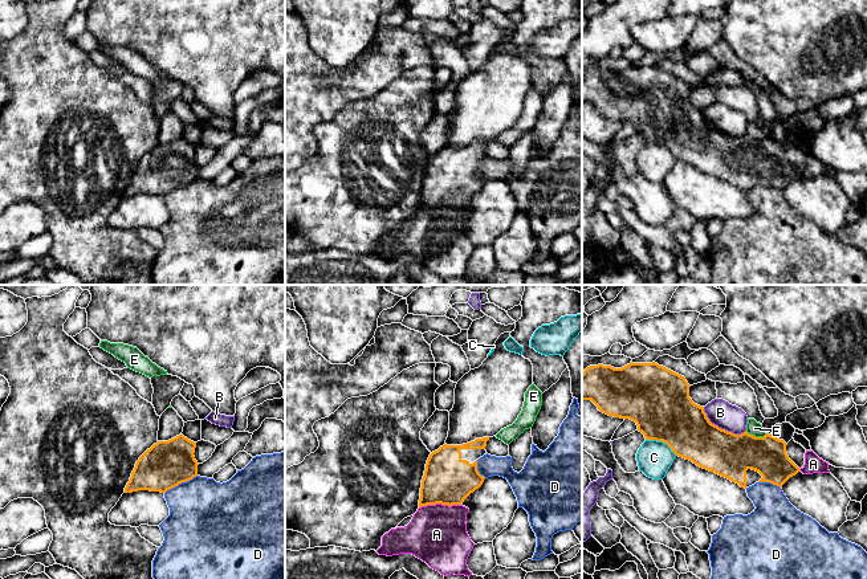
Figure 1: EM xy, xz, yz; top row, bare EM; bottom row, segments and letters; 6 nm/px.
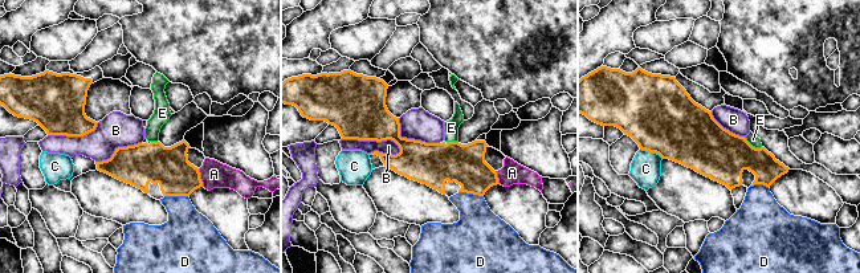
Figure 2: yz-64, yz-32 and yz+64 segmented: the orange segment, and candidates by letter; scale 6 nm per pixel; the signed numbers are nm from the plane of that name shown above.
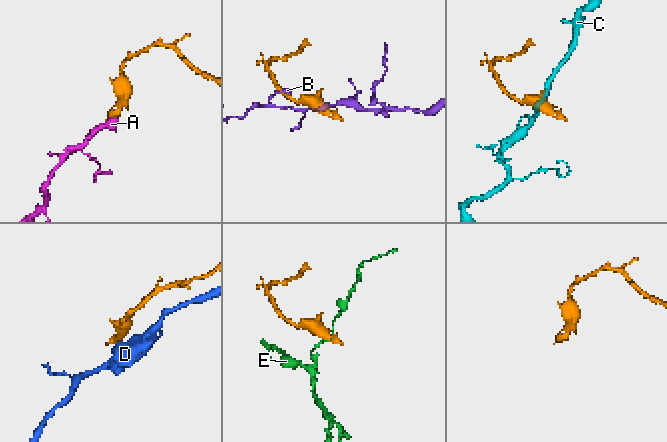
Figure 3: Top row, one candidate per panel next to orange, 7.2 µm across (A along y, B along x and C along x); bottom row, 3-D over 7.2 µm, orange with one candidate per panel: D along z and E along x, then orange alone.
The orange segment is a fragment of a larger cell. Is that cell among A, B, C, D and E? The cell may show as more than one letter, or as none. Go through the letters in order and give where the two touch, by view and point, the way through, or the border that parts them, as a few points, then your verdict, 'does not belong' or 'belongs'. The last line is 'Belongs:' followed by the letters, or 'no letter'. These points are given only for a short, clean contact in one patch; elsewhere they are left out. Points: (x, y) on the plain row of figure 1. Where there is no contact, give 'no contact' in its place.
A: contact xz (439, 206); way xz (448, 183), (439, 206), (436, 237); belongs
B: contact yz (720, 131); does not belong
C: contact yz (662, 143); border yz (646, 142), (663, 145), (676, 158); does not belong
D: contact xy (180, 186); border xy (196, 178), (165, 196); does not belong
E: contact yz (754, 139); border yz (745, 134), (756, 139), (766, 137); does not belong
Belongs: A

